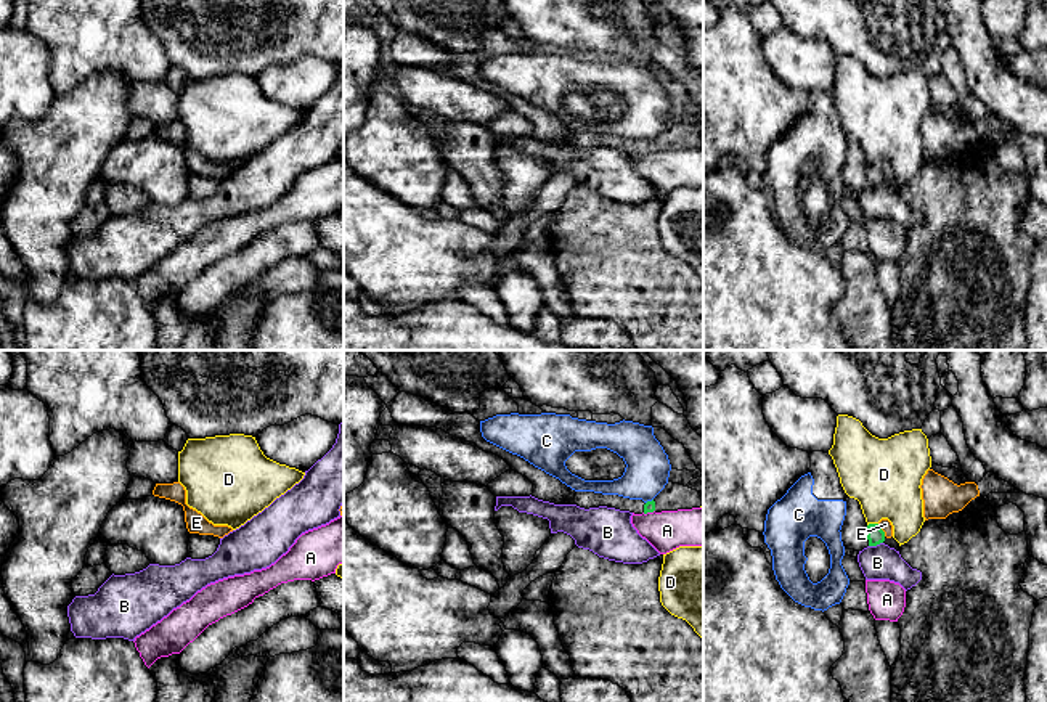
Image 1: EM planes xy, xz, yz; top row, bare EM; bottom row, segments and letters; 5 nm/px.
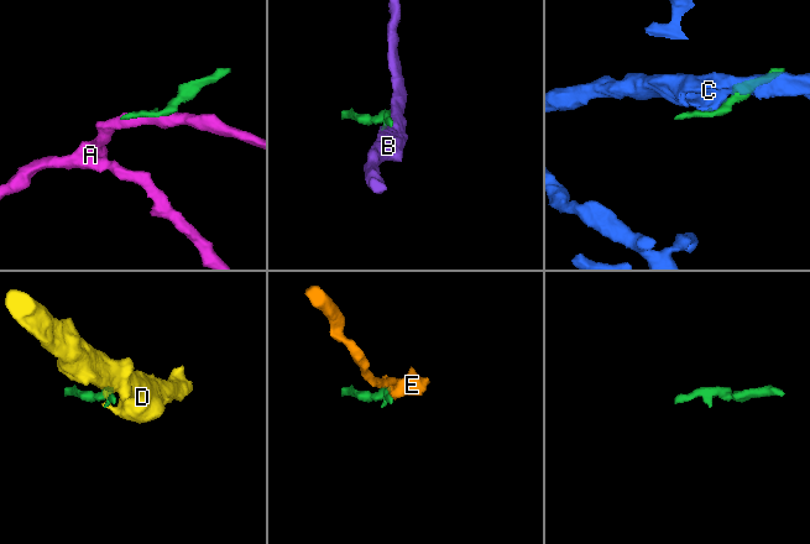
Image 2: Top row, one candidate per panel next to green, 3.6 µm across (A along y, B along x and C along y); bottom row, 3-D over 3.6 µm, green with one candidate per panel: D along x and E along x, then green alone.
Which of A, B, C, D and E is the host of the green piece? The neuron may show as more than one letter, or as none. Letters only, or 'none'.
none

